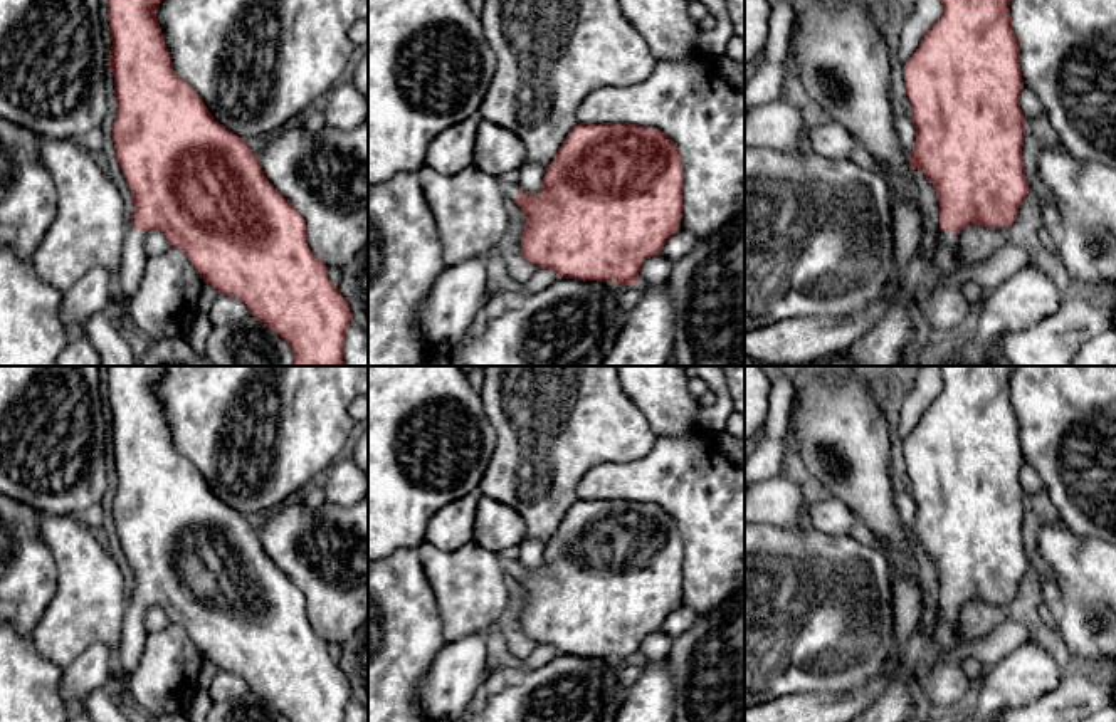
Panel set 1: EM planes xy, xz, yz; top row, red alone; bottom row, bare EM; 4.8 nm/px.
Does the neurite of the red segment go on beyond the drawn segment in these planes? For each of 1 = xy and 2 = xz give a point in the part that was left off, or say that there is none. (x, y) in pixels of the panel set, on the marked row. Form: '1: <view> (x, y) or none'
1: xy (133, 259)
2: xz (510, 190)

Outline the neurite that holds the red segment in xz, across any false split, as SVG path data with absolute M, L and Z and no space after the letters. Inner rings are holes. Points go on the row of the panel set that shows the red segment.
M578 123L568 133L553 161L545 168L543 186L538 193L526 193L514 183L501 185L501 191L506 201L514 201L524 213L526 227L521 237L521 254L528 262L534 264L538 269L555 270L560 277L566 279L617 282L622 285L629 285L639 282L639 272L642 264L650 257L661 255L666 242L679 232L682 218L682 180L684 165L679 151L674 141L661 129L654 126L640 126L630 123Z

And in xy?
M108 0L111 34L109 69L118 102L113 123L116 161L133 193L134 212L124 235L116 296L108 316L128 322L133 296L146 264L145 233L161 230L170 247L180 249L205 284L244 302L249 314L276 331L294 351L294 366L343 366L346 329L353 322L348 302L328 277L328 267L313 254L306 220L266 178L259 156L247 141L213 119L200 94L175 74L171 54L156 18L161 0Z

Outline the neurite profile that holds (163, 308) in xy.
M176 247L146 259L128 322L151 341L187 339L203 279Z

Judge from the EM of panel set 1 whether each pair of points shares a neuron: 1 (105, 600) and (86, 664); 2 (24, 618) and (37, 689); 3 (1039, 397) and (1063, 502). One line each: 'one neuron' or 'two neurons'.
1: two neurons
2: two neurons
3: one neuron

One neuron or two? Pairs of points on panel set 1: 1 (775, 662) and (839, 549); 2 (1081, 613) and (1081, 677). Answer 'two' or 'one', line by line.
1: one
2: two

